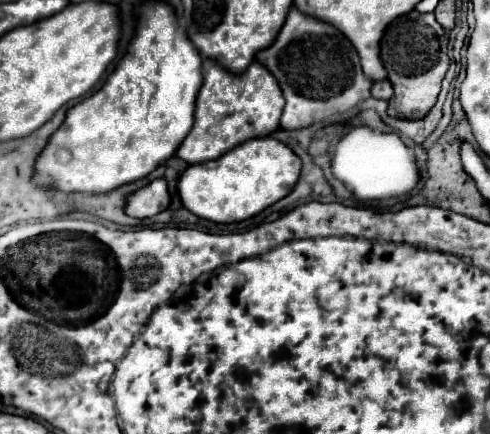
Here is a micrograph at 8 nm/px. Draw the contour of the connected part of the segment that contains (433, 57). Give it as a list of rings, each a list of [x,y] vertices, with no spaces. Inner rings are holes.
[[[412,10],[386,30],[382,40],[382,60],[388,70],[388,80],[394,88],[388,114],[408,120],[424,118],[434,106],[440,94],[442,78],[450,66],[448,32],[436,22],[434,14],[420,14],[418,10]]]

